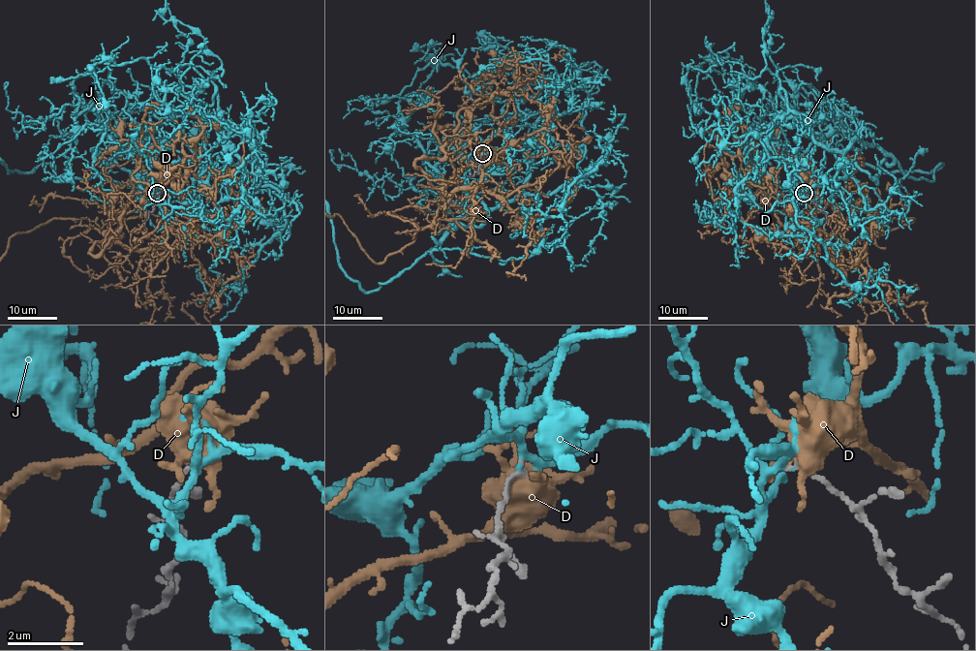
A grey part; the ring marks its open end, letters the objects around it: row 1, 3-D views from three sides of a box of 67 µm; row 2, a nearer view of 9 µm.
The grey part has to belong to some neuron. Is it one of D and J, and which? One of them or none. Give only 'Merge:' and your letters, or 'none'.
Merge: J

